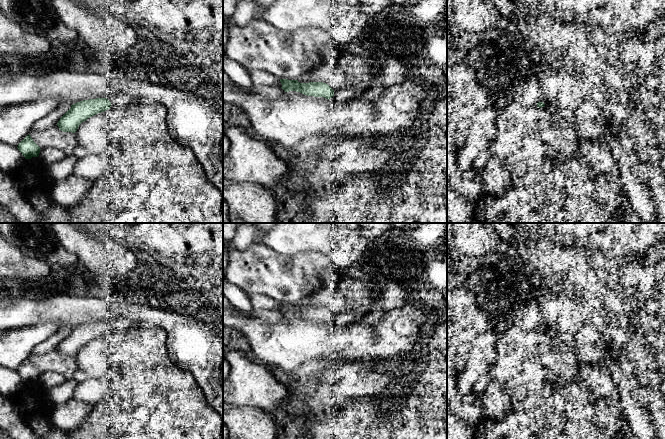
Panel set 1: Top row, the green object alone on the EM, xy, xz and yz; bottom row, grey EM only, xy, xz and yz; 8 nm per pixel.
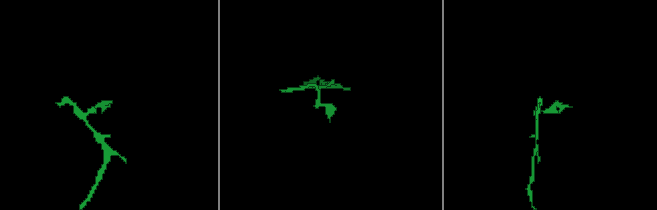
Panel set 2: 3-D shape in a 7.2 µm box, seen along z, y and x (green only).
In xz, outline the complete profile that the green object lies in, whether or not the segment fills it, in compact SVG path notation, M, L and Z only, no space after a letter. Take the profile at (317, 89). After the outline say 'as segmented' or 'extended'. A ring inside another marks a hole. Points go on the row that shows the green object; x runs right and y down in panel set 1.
M280 79L282 89L285 92L296 91L307 96L324 97L330 99L334 96L334 90L323 82L300 83L298 80Z; as segmented

